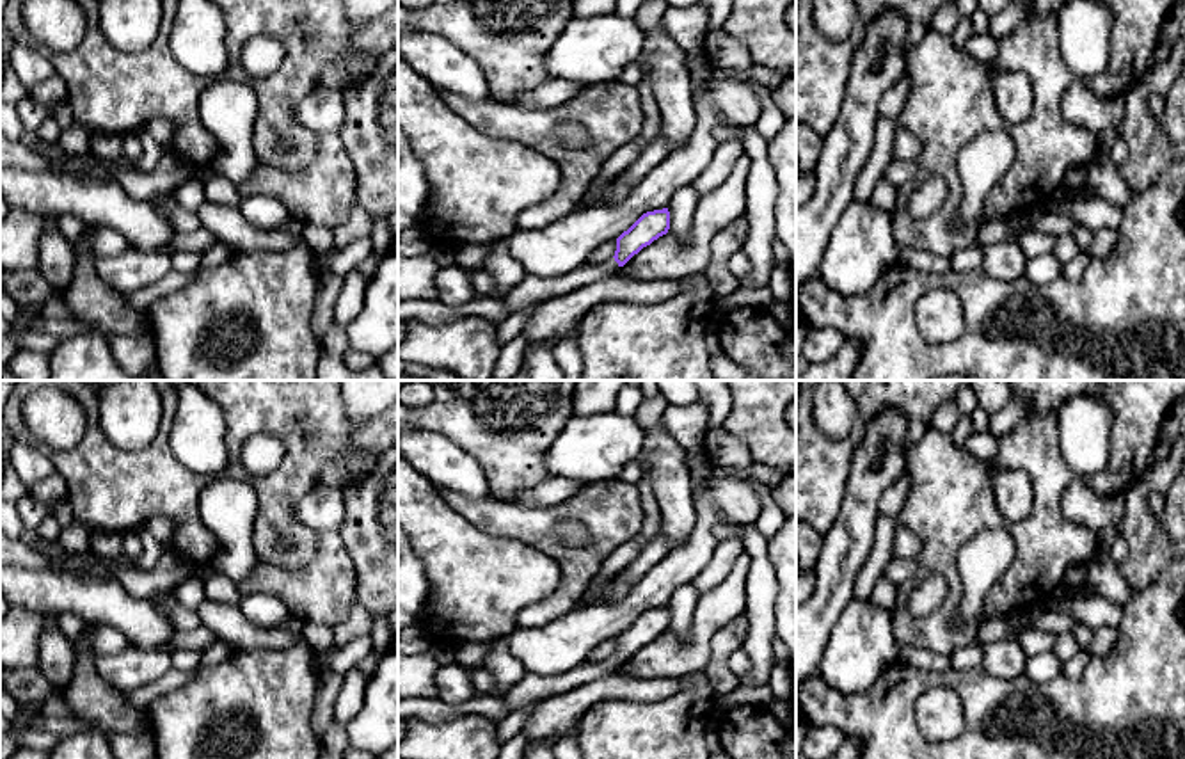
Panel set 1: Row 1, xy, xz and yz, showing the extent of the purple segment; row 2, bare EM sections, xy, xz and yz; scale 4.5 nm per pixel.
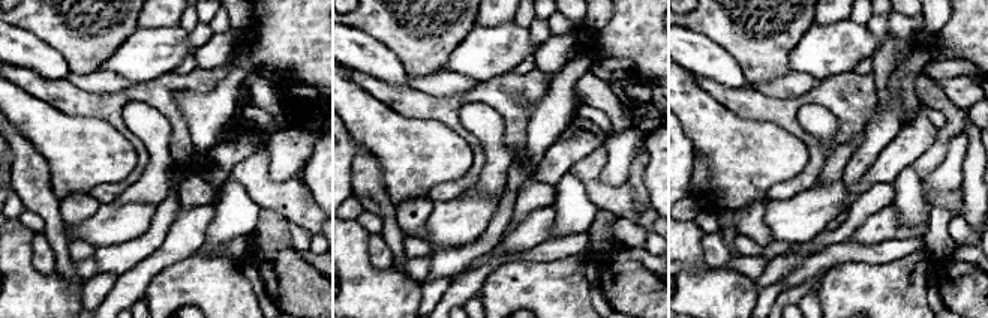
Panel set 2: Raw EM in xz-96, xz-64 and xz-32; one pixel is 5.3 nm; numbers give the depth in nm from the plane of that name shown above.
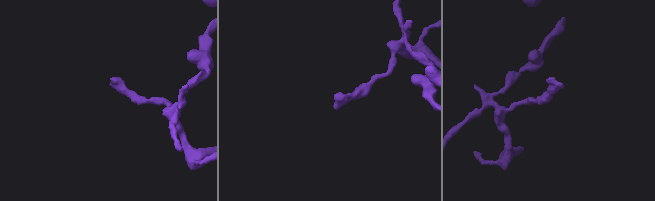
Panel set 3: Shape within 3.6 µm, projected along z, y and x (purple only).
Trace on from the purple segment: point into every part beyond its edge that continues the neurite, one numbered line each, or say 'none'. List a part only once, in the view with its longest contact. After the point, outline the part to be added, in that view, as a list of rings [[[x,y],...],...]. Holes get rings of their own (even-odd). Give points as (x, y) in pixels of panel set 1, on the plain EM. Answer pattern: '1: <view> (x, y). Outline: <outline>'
1: xz (532, 688). Outline: [[[609,656],[600,663],[583,663],[561,675],[540,677],[526,674],[503,695],[508,713],[517,711],[528,704],[537,704],[554,695],[567,693],[585,683],[615,672],[618,667],[620,665],[615,656]]]

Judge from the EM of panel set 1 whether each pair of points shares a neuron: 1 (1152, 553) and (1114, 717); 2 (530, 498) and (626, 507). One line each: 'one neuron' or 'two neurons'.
1: two neurons
2: two neurons

